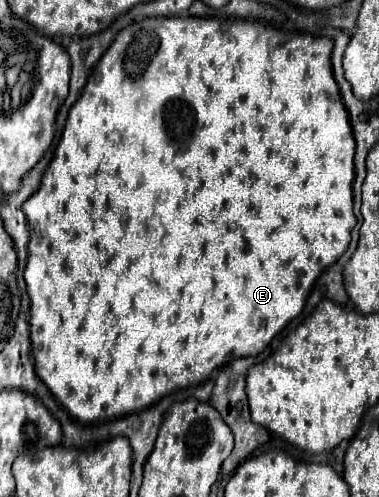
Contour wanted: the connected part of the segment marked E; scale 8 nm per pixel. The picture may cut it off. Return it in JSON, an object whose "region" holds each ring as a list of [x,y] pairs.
{"region":[[[174,16],[174,18],[144,18],[128,28],[120,30],[116,40],[110,44],[110,48],[104,52],[102,60],[96,64],[94,72],[90,74],[90,80],[86,82],[80,98],[76,104],[70,108],[64,132],[60,136],[60,142],[56,146],[54,158],[42,178],[42,184],[34,196],[30,196],[24,204],[24,214],[28,220],[30,228],[30,244],[28,244],[28,264],[24,270],[26,286],[28,286],[28,296],[30,296],[30,340],[32,340],[32,356],[34,356],[34,366],[36,374],[40,380],[48,386],[48,390],[54,394],[54,398],[66,406],[66,410],[82,422],[92,422],[92,420],[114,420],[132,412],[138,412],[152,402],[164,398],[176,388],[186,388],[190,384],[204,382],[212,370],[224,366],[226,362],[234,358],[244,358],[244,356],[258,356],[264,352],[264,348],[286,328],[290,320],[294,320],[306,298],[308,292],[314,284],[314,280],[320,276],[320,272],[334,264],[336,258],[340,258],[350,242],[350,232],[356,224],[356,216],[352,212],[352,180],[354,180],[354,136],[348,120],[348,112],[342,106],[340,90],[332,74],[332,64],[330,64],[330,52],[332,52],[332,38],[326,36],[289,35],[264,20],[258,18],[200,18],[200,16]]]}

